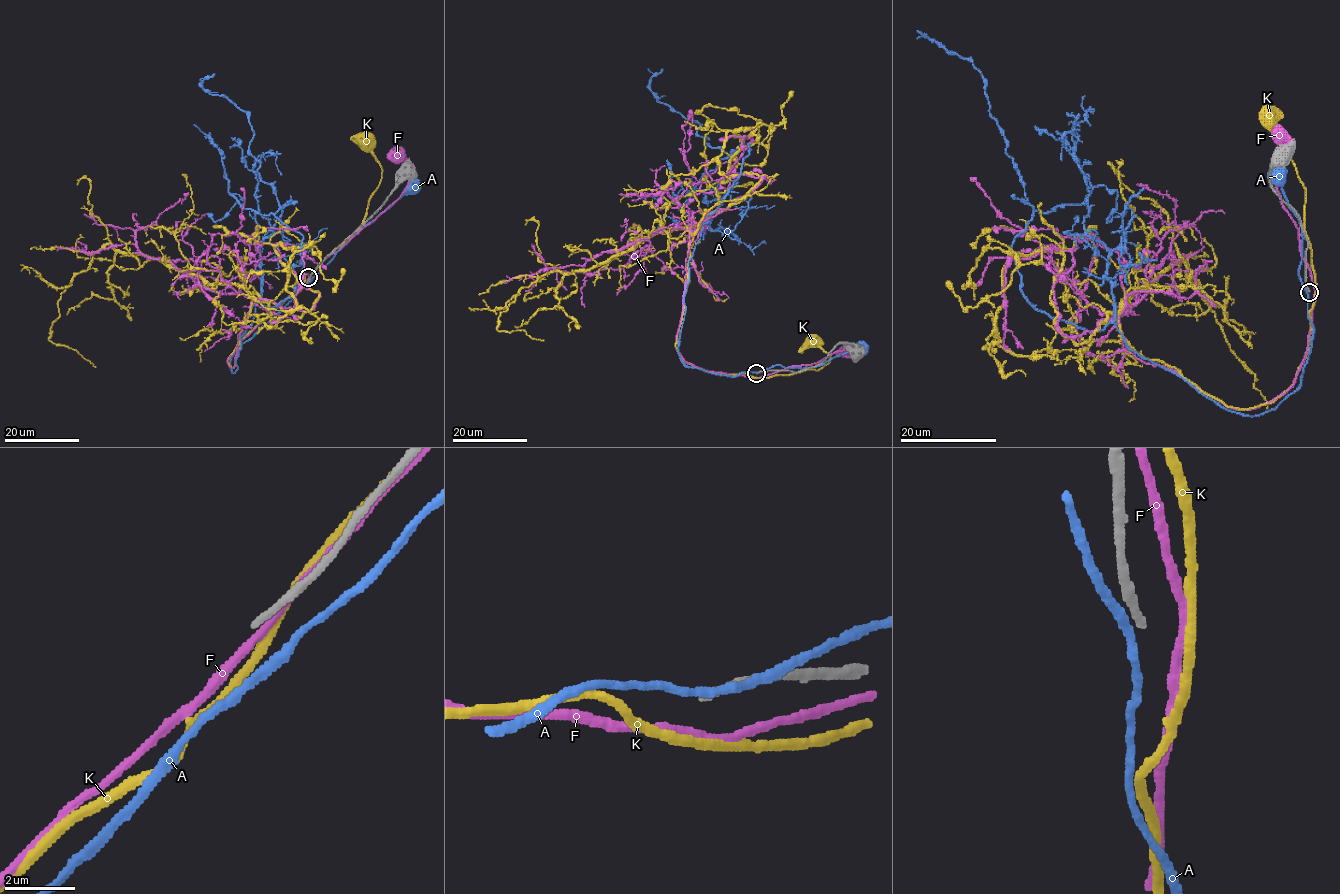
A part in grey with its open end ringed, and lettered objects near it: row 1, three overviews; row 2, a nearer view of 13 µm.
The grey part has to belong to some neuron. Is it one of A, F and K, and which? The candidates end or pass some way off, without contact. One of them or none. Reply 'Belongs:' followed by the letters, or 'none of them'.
Belongs: none of them

